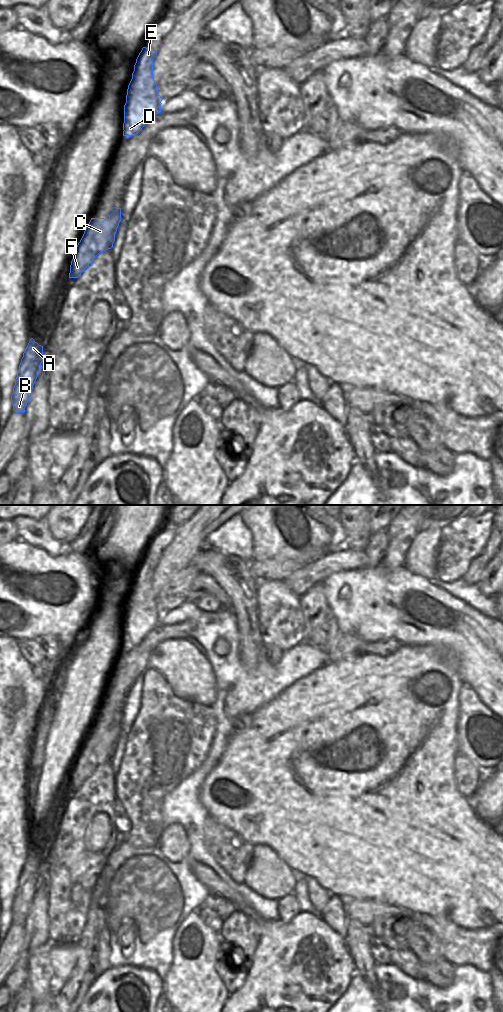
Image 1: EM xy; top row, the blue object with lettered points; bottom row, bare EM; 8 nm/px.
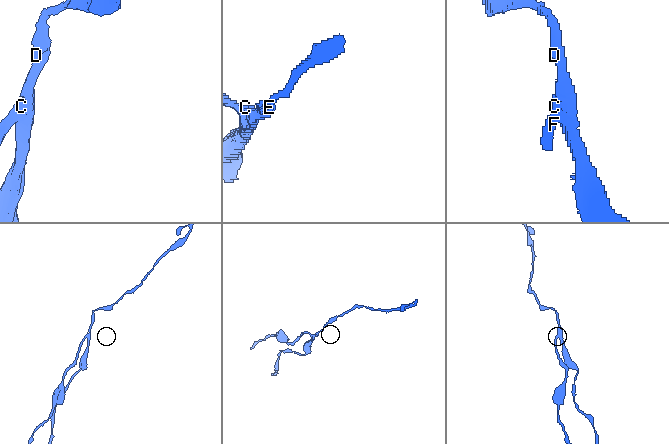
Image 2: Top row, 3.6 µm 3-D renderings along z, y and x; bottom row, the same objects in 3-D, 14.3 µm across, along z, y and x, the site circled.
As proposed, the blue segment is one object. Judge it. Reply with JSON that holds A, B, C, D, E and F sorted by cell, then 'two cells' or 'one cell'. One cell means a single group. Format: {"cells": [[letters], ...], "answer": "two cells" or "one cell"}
{"cells": [["A", "B", "C", "F"], ["D", "E"]], "answer": "two cells"}

